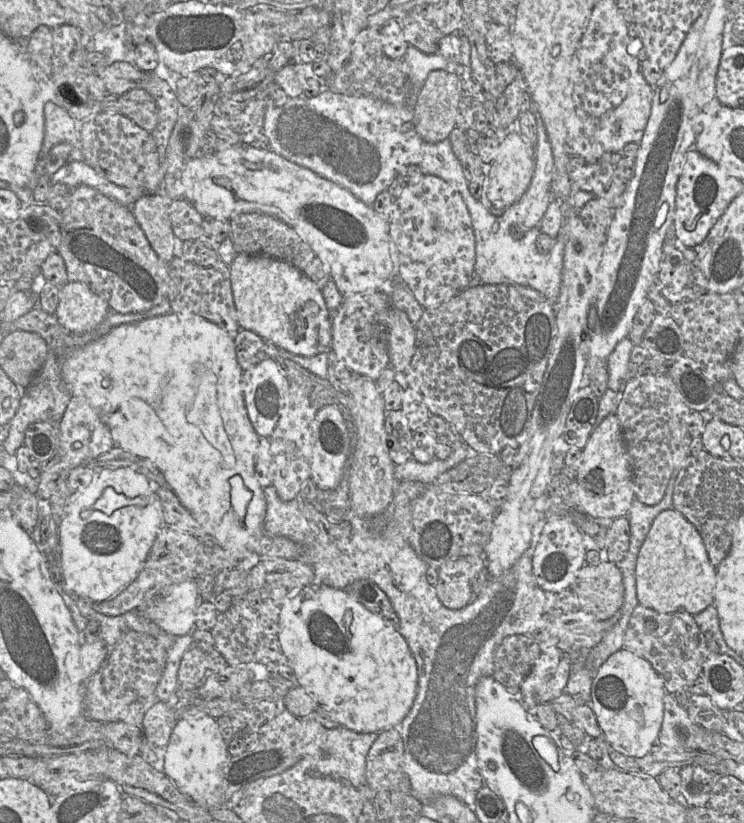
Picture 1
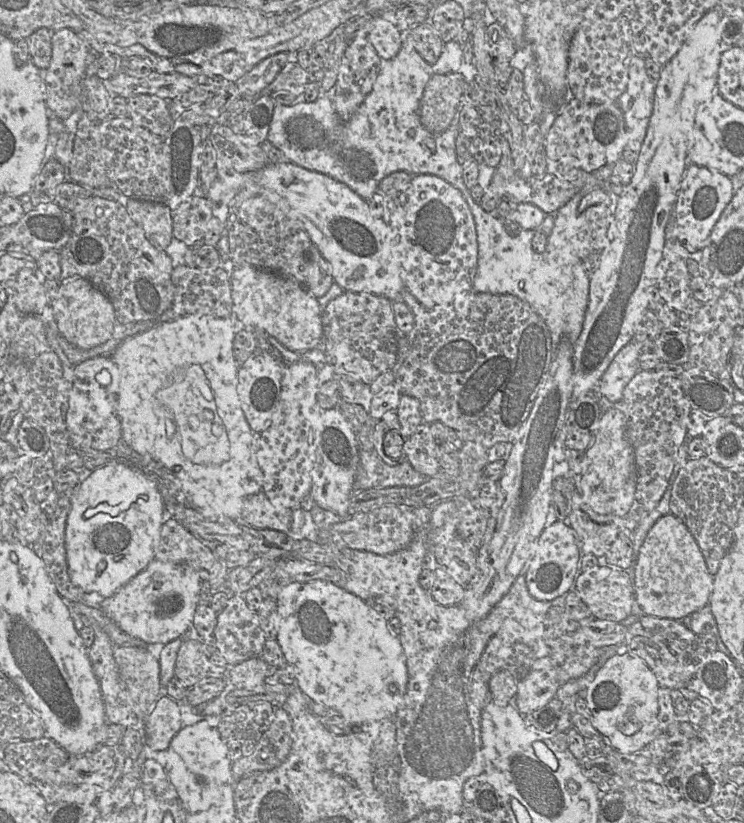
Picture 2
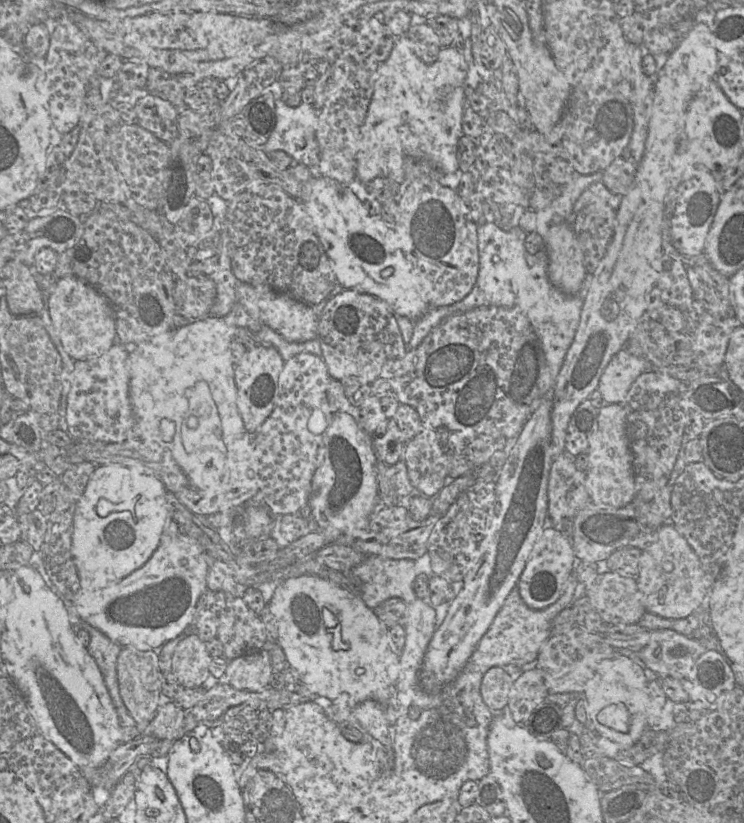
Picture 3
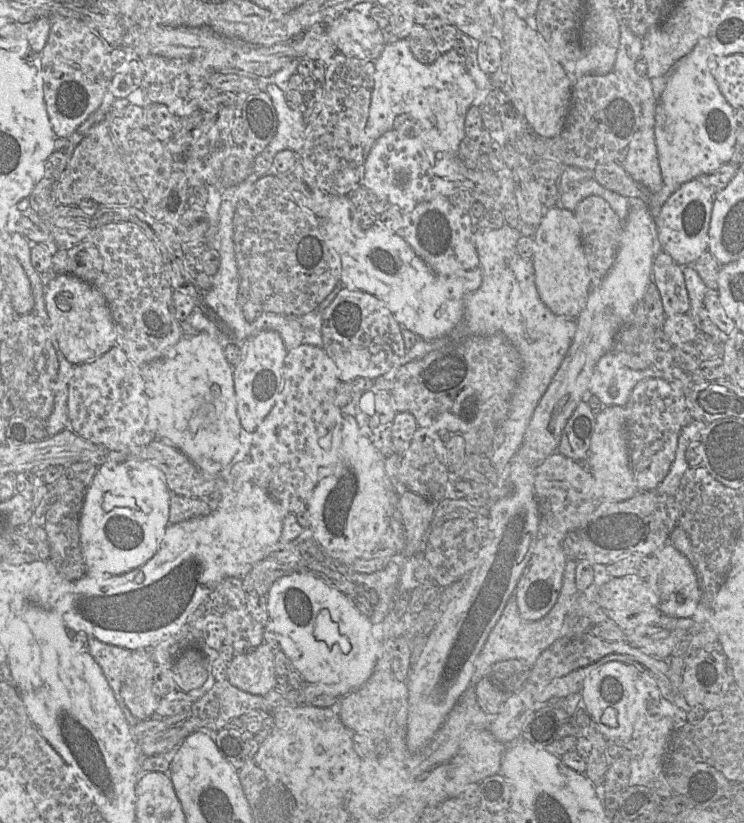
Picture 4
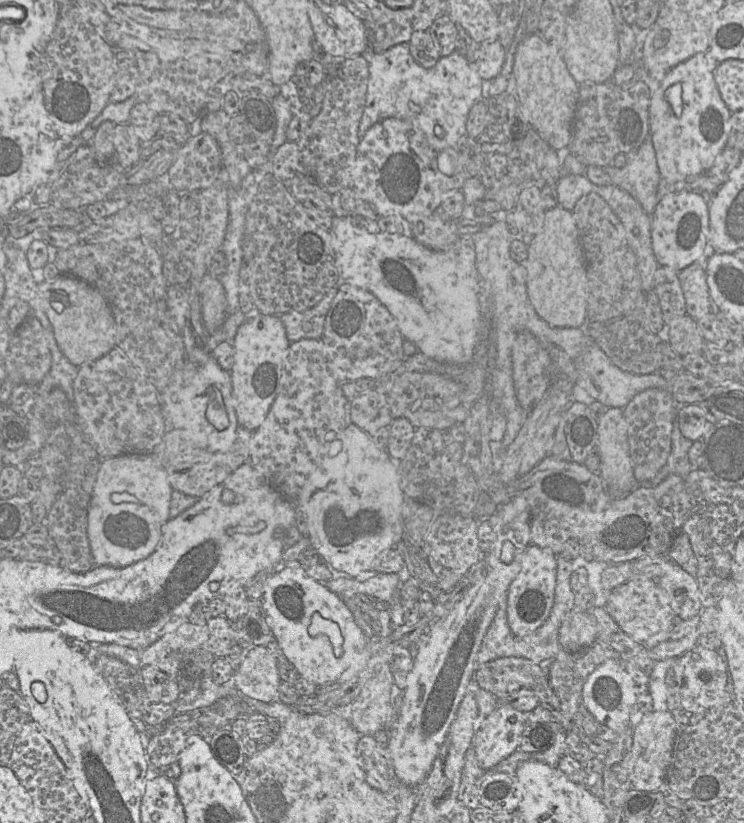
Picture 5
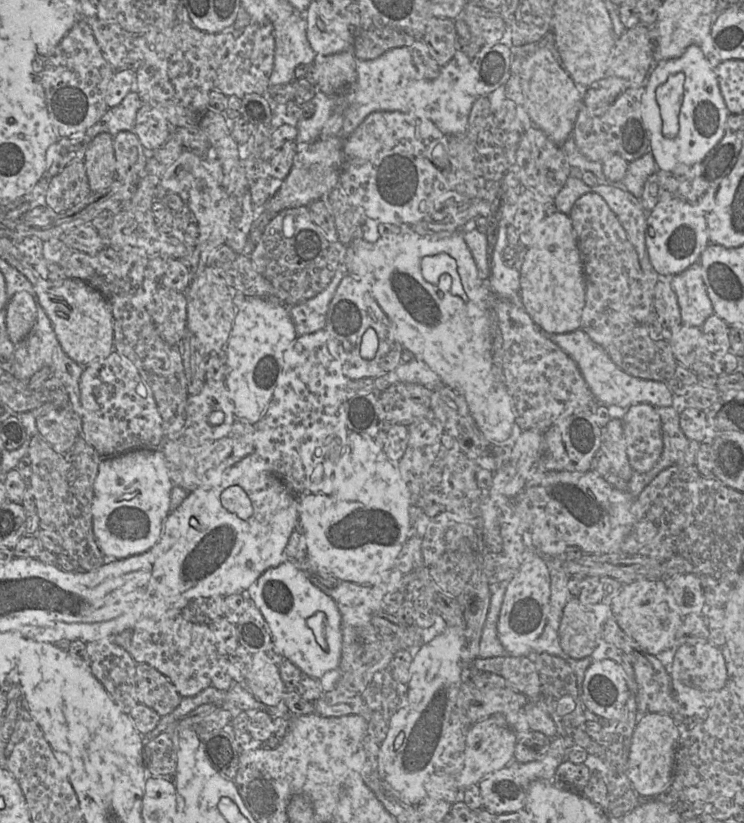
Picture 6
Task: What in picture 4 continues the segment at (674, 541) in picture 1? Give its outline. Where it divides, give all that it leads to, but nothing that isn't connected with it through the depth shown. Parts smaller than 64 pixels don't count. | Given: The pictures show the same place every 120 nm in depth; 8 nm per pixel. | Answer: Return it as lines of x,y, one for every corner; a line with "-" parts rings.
667,543
652,557
652,570
646,580
657,599
657,607
662,615
674,618
689,618
700,603
700,589
695,572
688,559

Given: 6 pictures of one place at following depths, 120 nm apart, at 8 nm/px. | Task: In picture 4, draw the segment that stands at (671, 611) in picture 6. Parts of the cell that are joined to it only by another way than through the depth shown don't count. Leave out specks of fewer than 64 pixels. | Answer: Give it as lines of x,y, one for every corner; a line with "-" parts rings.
636,575
611,577
599,589
598,604
623,631
658,626
662,615
647,580

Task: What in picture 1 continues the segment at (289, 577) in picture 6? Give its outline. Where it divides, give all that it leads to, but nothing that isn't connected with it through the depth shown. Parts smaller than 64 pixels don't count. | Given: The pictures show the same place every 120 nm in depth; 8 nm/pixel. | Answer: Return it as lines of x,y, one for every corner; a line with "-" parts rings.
310,584
288,596
280,603
280,621
277,639
282,653
287,657
294,671
293,679
287,680
282,678
282,680
296,682
296,684
303,687
313,696
318,705
325,707
327,710
334,711
337,716
337,723
340,726
358,733
380,733
385,729
398,727
410,711
417,694
418,673
416,661
405,638
386,619
366,609
344,589
336,589
321,584

